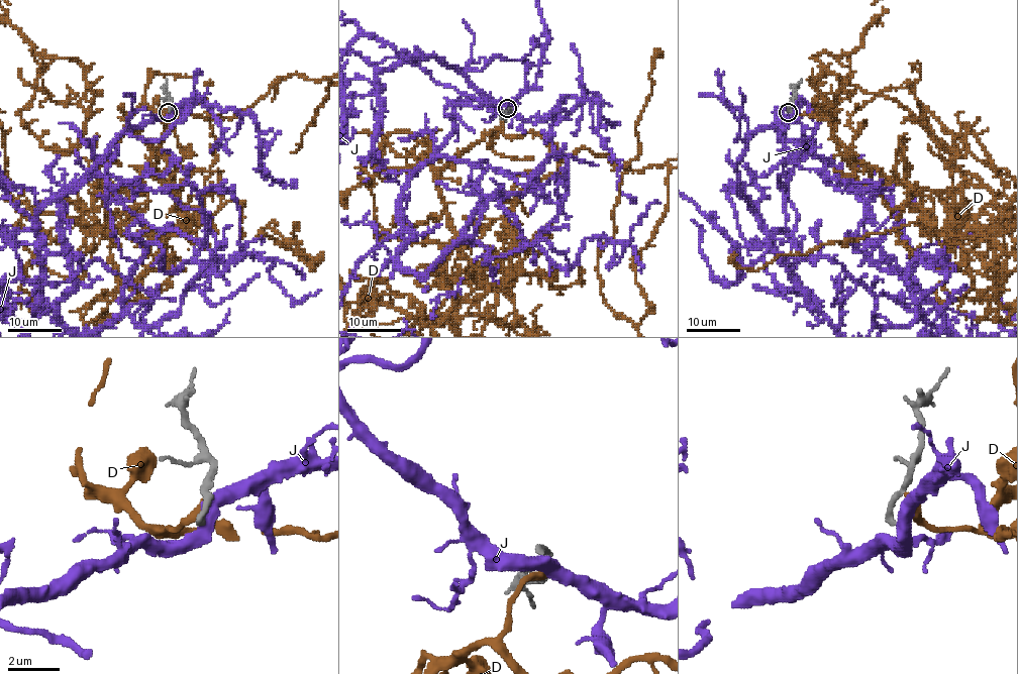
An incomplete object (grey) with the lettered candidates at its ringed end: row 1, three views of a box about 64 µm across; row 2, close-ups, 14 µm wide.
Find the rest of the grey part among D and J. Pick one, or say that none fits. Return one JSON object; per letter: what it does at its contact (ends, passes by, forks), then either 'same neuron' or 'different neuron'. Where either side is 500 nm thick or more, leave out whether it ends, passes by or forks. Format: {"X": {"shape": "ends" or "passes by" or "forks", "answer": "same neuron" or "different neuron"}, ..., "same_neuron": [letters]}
{"D": {"shape": "ends", "answer": "different neuron"}, "J": {"answer": "different neuron"}, "same_neuron": []}

